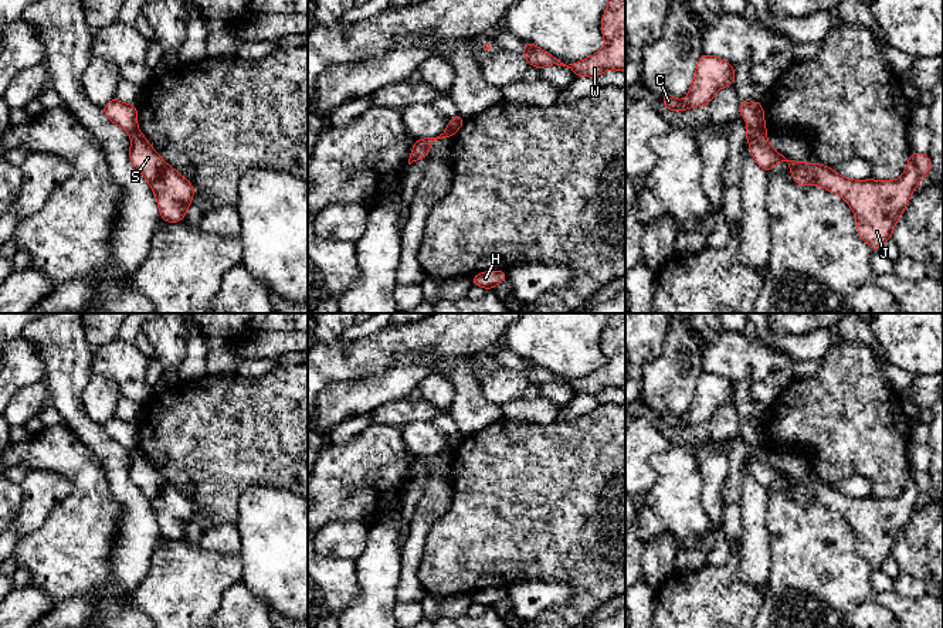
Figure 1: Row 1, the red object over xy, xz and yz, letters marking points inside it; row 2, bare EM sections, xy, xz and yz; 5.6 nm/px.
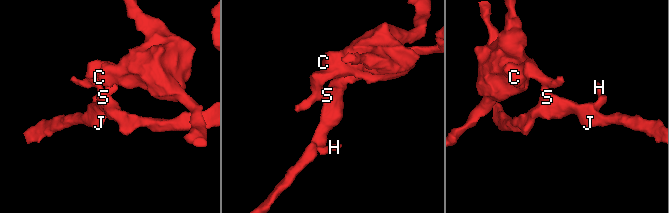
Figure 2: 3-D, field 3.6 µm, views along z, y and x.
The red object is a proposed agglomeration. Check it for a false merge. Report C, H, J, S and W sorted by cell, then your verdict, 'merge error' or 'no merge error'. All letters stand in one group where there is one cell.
groups C W / H J S; merge error

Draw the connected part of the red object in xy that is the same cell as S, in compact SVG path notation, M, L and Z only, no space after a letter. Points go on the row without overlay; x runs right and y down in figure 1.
M139 447L130 449L129 476L155 509L162 537L184 537L194 515L193 502L159 473Z

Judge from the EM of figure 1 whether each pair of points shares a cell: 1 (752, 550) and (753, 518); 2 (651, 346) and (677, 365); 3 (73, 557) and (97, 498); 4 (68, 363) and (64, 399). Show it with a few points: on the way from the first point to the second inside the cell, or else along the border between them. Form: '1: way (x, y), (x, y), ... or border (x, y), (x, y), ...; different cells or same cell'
1: way (753, 542), (753, 526); same cell
2: border (668, 328), (662, 350), (641, 366); different cells
3: way (74, 543), (90, 512); same cell
4: way (67, 372), (65, 390); same cell

